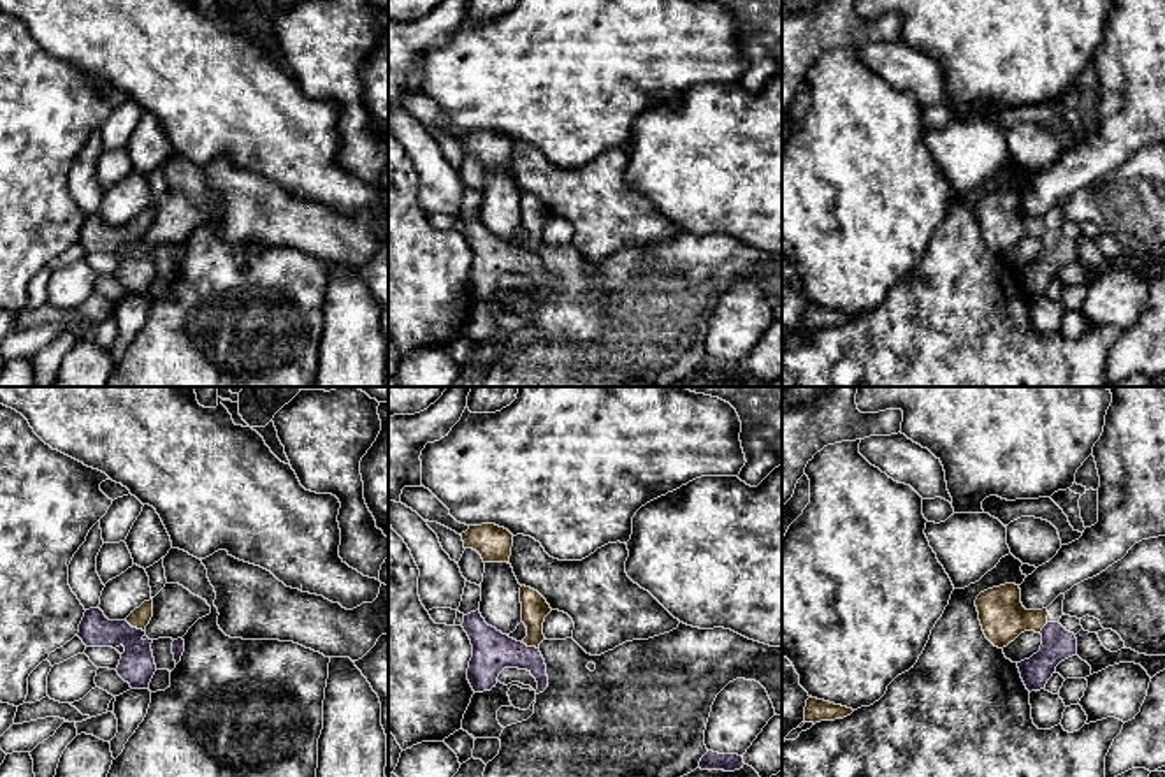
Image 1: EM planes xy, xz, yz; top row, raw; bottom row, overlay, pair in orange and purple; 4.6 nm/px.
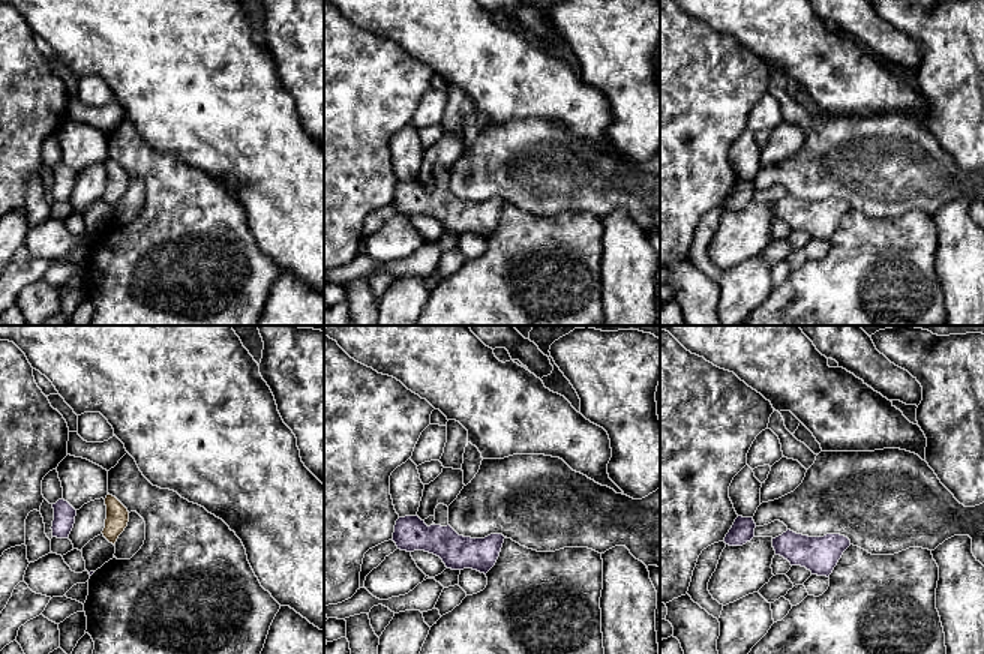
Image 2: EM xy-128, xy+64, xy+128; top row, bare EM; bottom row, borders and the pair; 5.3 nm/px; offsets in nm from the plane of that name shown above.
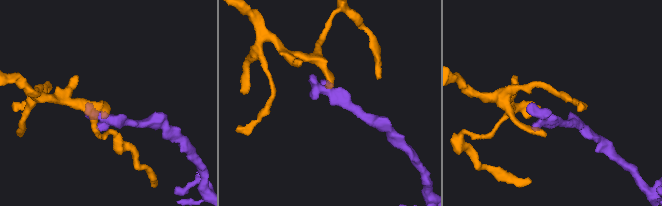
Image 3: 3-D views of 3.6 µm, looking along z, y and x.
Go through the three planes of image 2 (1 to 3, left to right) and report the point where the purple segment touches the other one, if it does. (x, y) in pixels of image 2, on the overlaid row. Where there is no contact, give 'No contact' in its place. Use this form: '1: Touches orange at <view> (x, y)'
1: No contact
2: No contact
3: No contact

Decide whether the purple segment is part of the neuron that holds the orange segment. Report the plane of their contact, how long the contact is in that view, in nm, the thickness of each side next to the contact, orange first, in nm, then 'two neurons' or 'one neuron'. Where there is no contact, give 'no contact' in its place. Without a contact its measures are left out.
xy | 110 nm | 90/160 nm | one neuron

